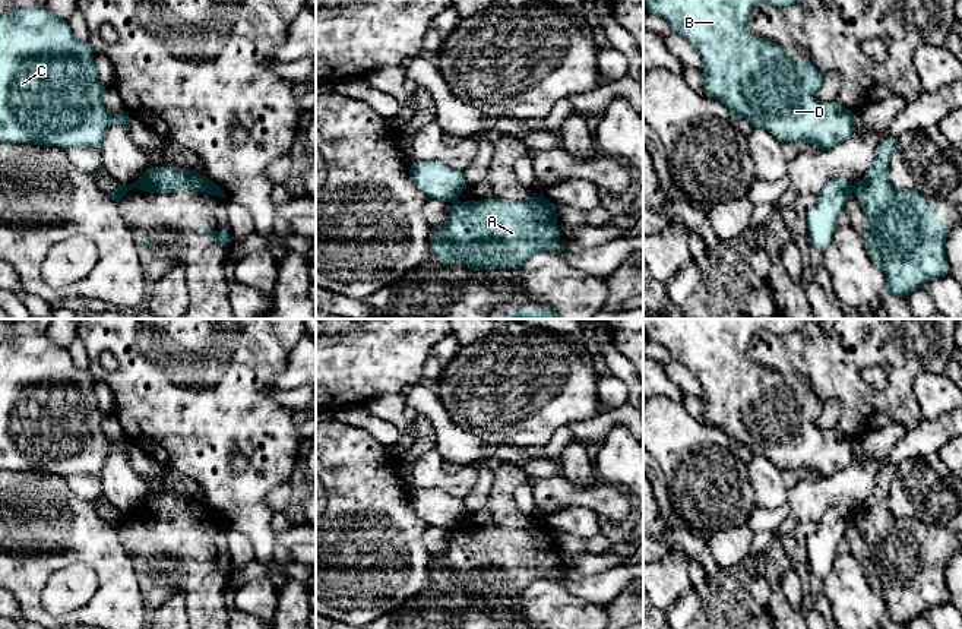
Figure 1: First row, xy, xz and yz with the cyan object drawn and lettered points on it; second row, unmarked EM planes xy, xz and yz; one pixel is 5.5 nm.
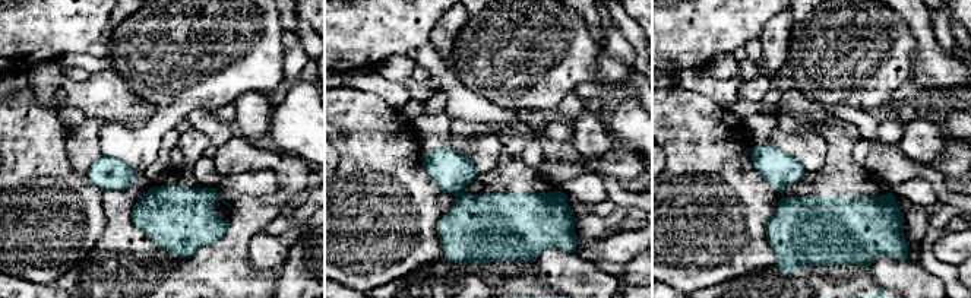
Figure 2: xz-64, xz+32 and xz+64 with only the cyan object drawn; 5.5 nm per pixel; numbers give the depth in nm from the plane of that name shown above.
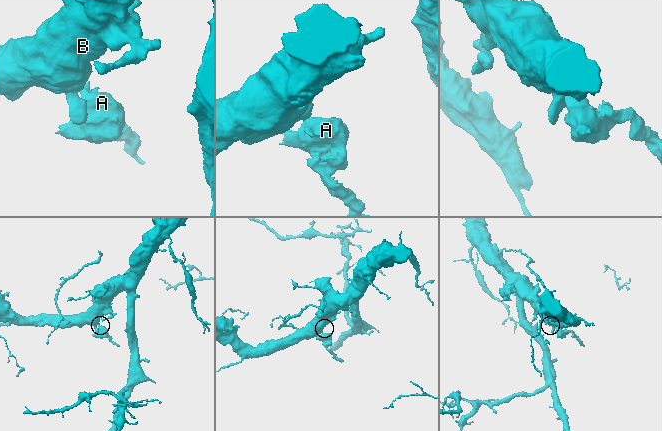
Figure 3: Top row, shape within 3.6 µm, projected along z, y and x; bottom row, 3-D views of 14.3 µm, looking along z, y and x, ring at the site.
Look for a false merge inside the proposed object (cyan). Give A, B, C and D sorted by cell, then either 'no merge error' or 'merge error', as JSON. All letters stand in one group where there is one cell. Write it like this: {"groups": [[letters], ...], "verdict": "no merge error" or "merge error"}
{"groups": [["A"], ["B", "C", "D"]], "verdict": "merge error"}

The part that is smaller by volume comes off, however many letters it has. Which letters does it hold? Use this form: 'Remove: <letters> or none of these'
Remove: A

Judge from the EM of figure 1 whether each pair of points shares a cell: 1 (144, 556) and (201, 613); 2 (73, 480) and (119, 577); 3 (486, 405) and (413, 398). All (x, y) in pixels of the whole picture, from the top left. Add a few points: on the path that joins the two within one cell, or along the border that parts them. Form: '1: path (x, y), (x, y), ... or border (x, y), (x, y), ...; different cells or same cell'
1: path (163, 556), (201, 594); same cell
2: border (65, 477), (65, 481), (76, 495), (92, 502); different cells
3: border (433, 388), (449, 417), (461, 427); different cells

